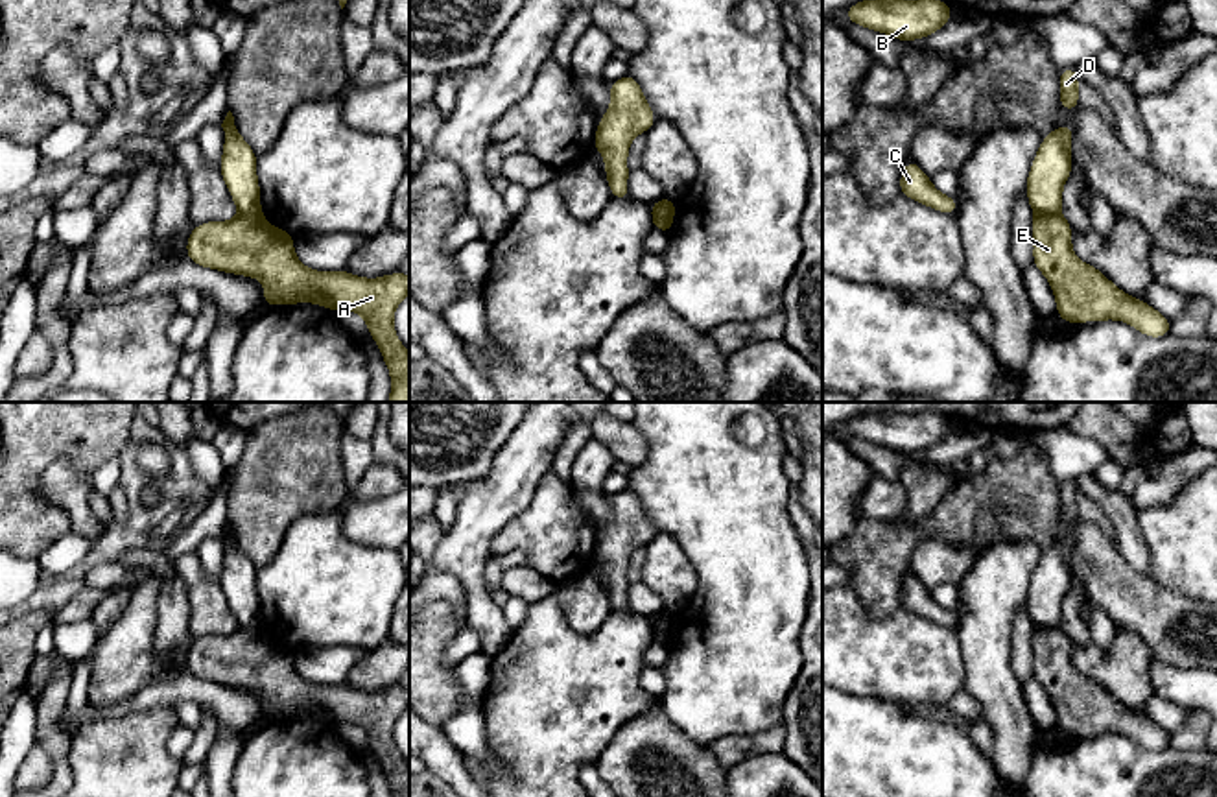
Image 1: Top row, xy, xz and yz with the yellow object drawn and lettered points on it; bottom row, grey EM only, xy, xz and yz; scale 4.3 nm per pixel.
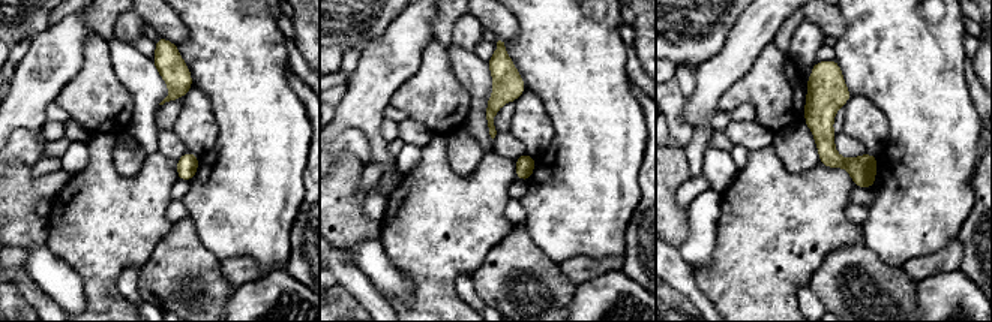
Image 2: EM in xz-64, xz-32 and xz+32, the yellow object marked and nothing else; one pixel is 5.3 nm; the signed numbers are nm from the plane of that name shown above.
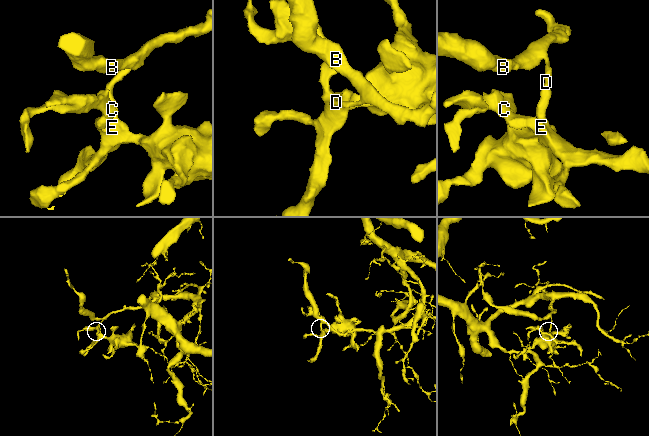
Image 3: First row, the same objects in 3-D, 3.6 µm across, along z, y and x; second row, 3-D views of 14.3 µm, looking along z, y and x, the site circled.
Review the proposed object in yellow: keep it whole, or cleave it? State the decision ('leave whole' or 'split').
split

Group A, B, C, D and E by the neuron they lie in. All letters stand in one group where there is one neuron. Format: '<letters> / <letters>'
A C E / B D

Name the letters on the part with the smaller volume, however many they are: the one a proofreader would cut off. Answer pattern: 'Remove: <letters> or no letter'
Remove: A, C, E

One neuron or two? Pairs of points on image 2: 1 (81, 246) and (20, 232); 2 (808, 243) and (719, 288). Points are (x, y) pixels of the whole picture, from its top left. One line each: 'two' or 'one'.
1: two
2: one

